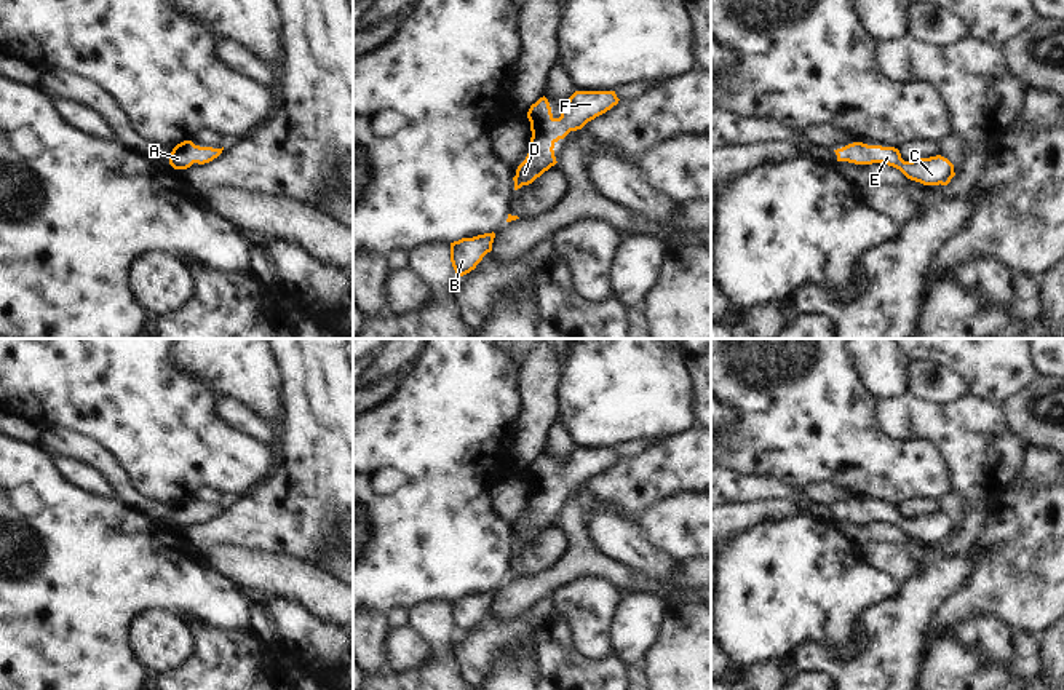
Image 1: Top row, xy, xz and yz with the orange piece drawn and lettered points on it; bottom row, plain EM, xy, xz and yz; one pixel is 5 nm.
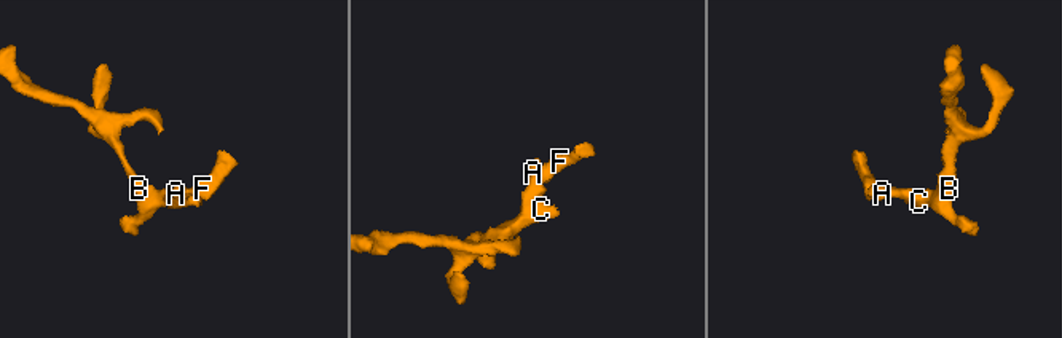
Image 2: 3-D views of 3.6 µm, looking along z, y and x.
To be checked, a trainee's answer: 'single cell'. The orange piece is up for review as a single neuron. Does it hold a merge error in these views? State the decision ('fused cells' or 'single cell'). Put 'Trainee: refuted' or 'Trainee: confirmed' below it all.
single cell
Trainee: confirmed

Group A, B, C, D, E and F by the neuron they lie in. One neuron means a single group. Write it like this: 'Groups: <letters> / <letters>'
Groups: A B C D E F

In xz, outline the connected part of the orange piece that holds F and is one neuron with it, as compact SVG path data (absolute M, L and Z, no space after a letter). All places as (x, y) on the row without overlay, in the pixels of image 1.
M575 449L562 465L559 476L553 474L545 454L532 462L527 470L532 489L529 511L513 535L514 548L532 541L558 521L553 506L559 497L564 497L570 489L582 487L588 479L617 463L618 458L615 449Z

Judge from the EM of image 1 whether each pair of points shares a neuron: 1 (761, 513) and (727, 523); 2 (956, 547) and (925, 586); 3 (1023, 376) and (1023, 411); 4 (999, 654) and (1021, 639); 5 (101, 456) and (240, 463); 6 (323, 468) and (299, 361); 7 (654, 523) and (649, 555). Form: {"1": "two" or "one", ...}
{"1": "one", "2": "two", "3": "two", "4": "two", "5": "two", "6": "one", "7": "two"}

